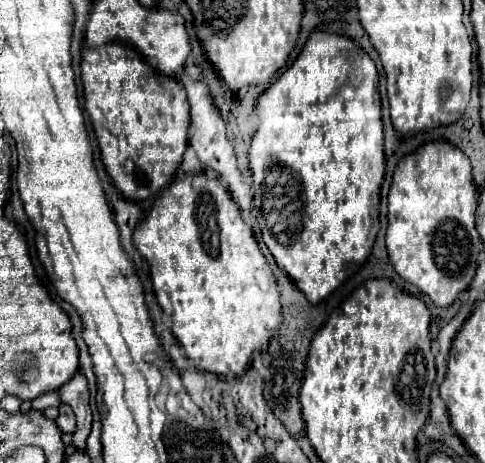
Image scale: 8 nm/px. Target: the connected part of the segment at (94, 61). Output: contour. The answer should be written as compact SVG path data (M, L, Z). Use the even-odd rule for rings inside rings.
M106 42L96 48L84 48L80 68L82 68L84 104L86 112L90 114L92 130L96 134L106 172L112 176L116 188L130 200L146 200L158 196L158 192L172 180L174 172L178 172L188 142L190 110L188 100L184 98L184 86L180 86L180 82L174 76L164 76L152 66L148 66L144 56L126 42L124 44ZM124 160L134 162L132 174L124 174L122 170Z

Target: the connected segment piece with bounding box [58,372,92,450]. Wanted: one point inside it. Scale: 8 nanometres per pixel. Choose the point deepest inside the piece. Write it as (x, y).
(75, 392)

